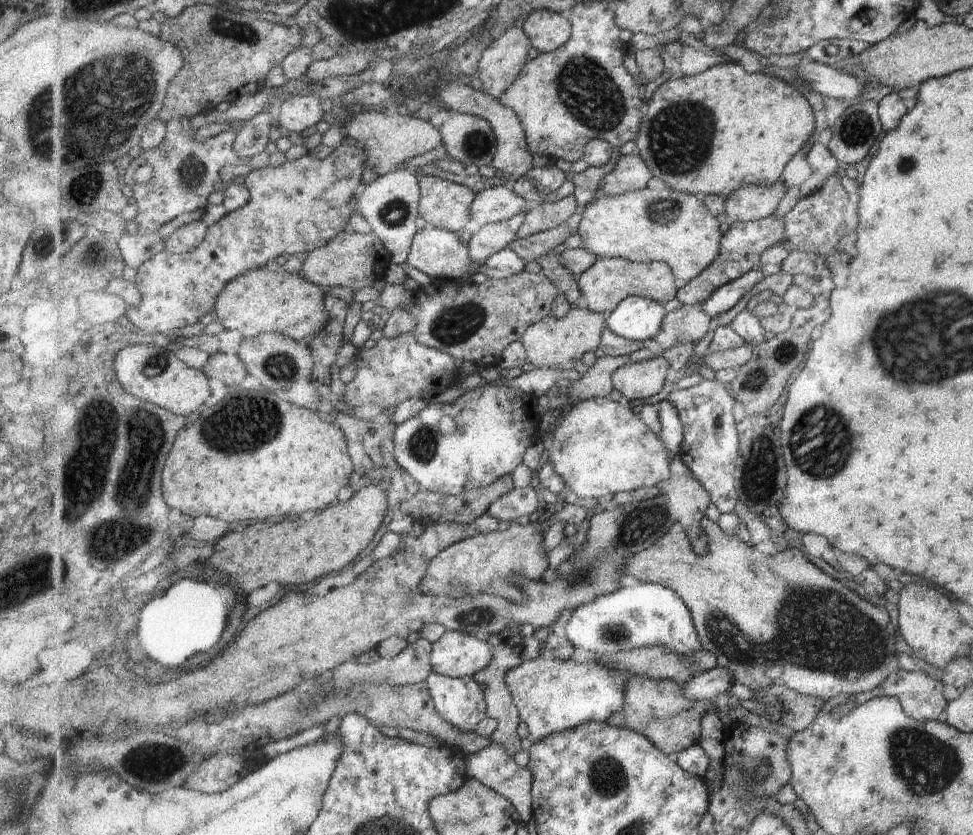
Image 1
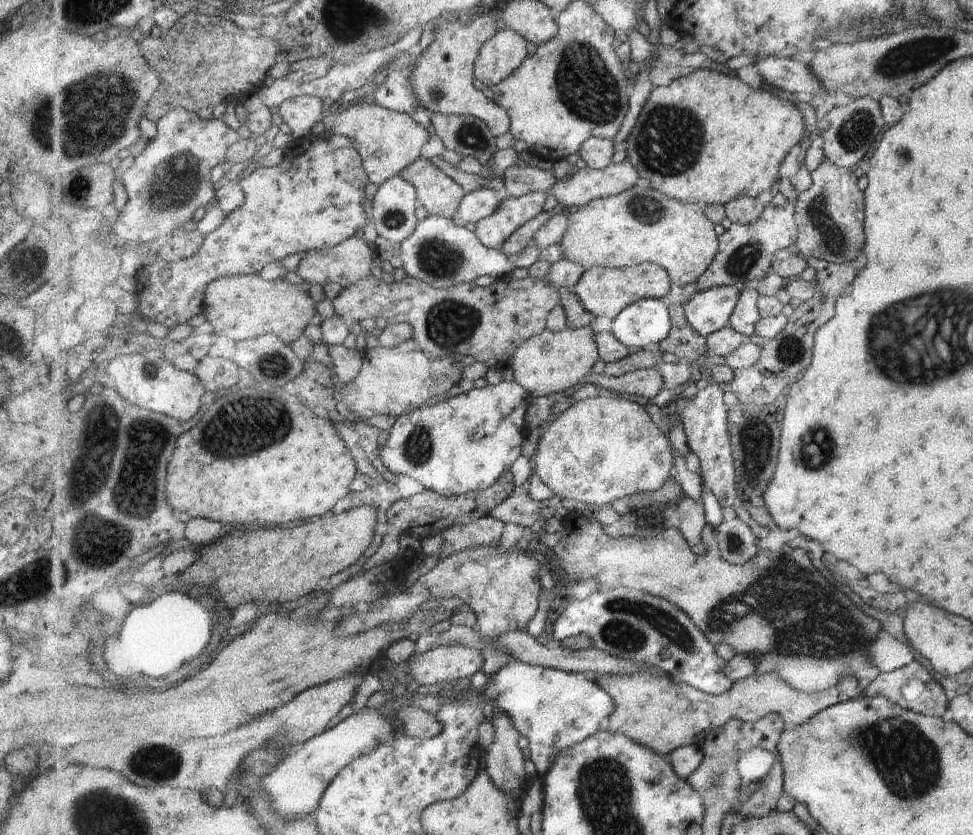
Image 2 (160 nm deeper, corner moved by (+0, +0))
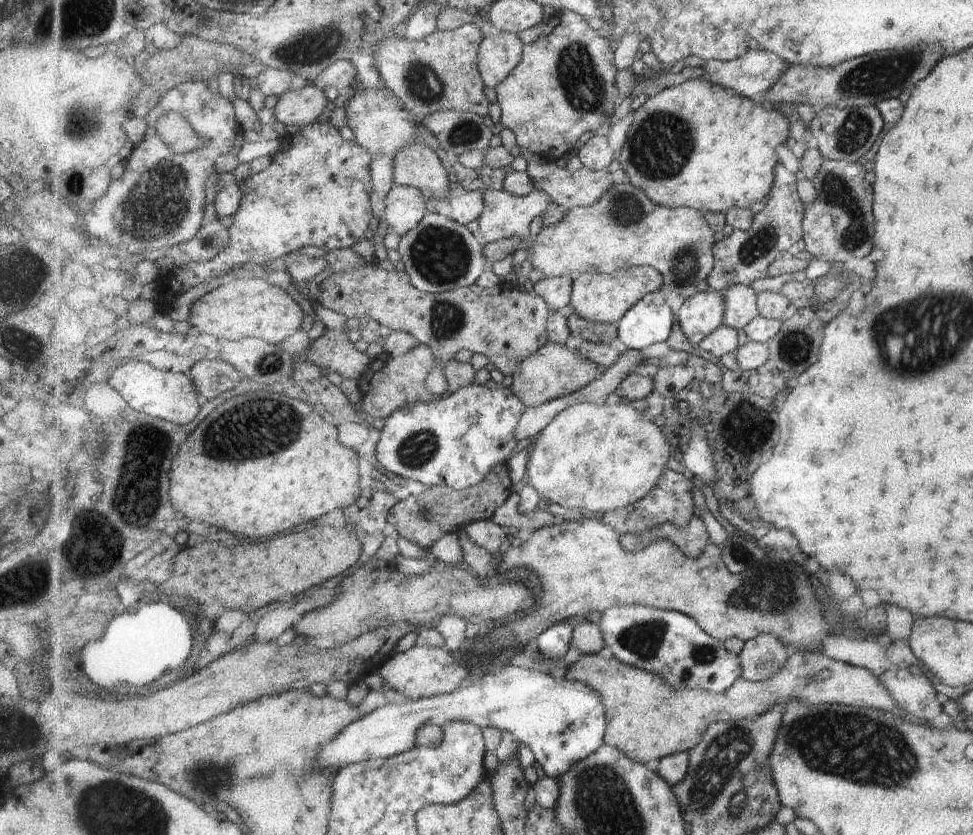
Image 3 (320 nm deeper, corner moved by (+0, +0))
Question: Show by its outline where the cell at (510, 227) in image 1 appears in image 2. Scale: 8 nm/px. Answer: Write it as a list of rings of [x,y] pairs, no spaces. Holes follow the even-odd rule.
[[[537,191],[520,197],[505,196],[497,211],[476,223],[474,233],[485,246],[500,250],[516,230],[543,213],[547,195]]]

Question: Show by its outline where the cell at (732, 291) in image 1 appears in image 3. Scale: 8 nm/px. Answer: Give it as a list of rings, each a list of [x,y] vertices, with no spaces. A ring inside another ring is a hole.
[[[709,289],[686,300],[677,321],[689,342],[699,345],[707,336],[724,325],[726,315],[723,292]]]

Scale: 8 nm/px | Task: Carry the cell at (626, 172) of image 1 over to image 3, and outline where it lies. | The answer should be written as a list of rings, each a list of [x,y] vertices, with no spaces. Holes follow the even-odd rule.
[[[533,154],[532,159],[527,164],[527,173],[532,178],[536,190],[550,194],[553,202],[563,207],[565,211],[570,211],[577,207],[593,206],[598,200],[601,200],[603,193],[614,185],[609,178],[611,174],[606,170],[592,171],[590,168],[583,166],[571,172],[557,166],[555,161],[549,160],[540,154]]]

